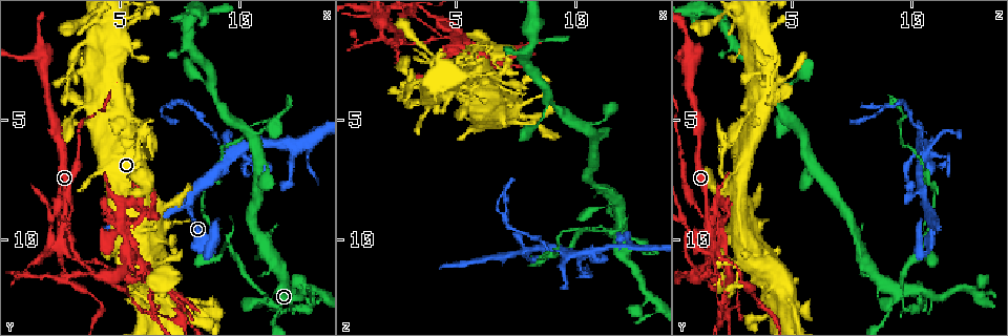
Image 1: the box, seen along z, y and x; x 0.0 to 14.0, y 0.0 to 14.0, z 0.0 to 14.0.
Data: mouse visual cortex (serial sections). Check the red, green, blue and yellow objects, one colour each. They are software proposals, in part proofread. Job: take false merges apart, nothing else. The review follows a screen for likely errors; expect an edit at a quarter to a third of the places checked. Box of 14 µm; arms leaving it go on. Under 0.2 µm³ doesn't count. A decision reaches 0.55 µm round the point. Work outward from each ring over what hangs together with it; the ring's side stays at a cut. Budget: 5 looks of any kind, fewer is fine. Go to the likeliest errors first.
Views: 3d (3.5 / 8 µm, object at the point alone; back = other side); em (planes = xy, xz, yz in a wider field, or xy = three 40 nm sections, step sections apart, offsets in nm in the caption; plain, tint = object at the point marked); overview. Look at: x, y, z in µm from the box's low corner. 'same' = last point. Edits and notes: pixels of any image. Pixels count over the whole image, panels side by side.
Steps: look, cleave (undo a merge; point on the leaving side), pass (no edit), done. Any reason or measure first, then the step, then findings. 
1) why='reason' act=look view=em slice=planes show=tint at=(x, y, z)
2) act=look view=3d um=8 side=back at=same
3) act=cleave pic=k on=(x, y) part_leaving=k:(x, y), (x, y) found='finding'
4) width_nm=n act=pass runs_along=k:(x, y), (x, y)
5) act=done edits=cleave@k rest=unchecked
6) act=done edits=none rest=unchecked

why='sharp bend' act=look view=em slice=planes show=tint at=(7.8, 8.7, 10.6)

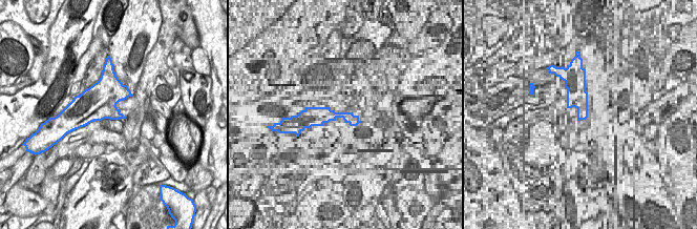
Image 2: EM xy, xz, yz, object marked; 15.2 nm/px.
why='wider look' act=look view=3d um=3.5 side=back at=same

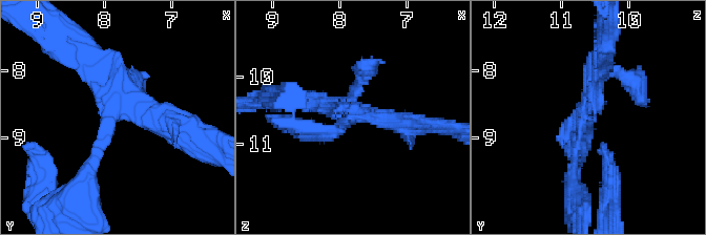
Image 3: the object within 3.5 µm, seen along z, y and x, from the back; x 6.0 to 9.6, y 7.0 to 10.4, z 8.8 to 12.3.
arms=3 arm_widths_nm=100,300,300 act=pass runs_along=3:(573, 169), (586, 102), (603, 60) found='continuous, no second cell'

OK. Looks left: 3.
why='sudden change in width' act=look view=3d um=8 at=(9.5, 6.7, 10.5)

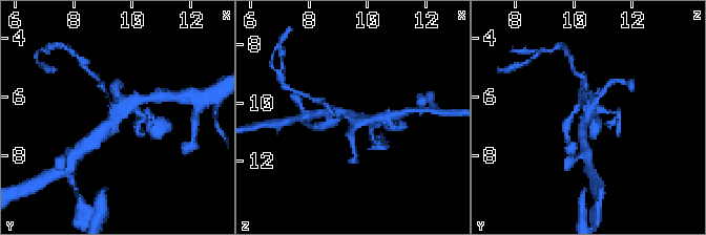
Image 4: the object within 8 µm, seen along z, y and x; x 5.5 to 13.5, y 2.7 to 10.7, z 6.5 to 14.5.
act=look view=em slice=planes show=tint at=(9.4, 6.6, 10.5)

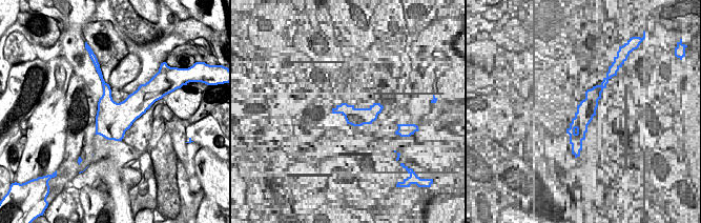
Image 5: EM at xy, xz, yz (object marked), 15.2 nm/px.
act=pass runs_along=4:(97, 139), (135, 100), (141, 99) found='all the same cell'

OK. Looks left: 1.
act=done edits=none rest=unchecked

